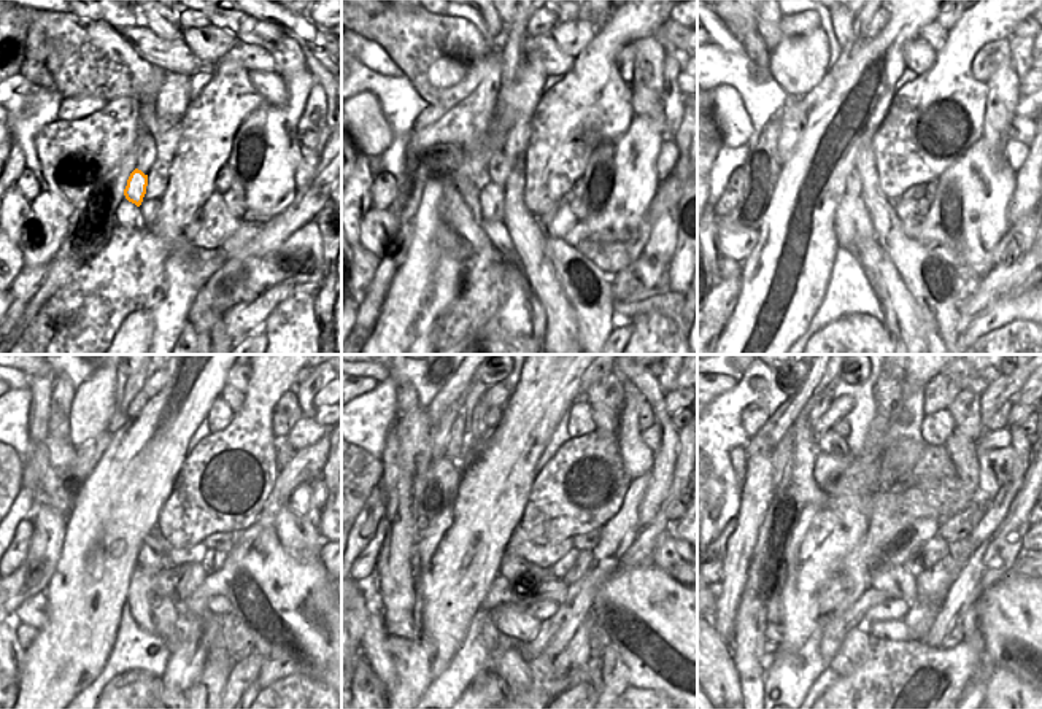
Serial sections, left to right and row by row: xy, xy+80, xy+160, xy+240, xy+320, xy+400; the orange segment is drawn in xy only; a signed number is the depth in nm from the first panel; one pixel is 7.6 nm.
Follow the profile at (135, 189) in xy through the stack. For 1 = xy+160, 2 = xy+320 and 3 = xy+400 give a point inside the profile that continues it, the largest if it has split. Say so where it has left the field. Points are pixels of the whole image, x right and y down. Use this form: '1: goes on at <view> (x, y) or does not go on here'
1: goes on at xy+160 (852, 221)
2: goes on at xy+320 (510, 619)
3: goes on at xy+400 (895, 630)

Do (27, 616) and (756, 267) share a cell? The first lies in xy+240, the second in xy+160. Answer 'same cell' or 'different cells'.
different cells

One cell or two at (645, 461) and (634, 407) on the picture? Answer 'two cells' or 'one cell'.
one cell

